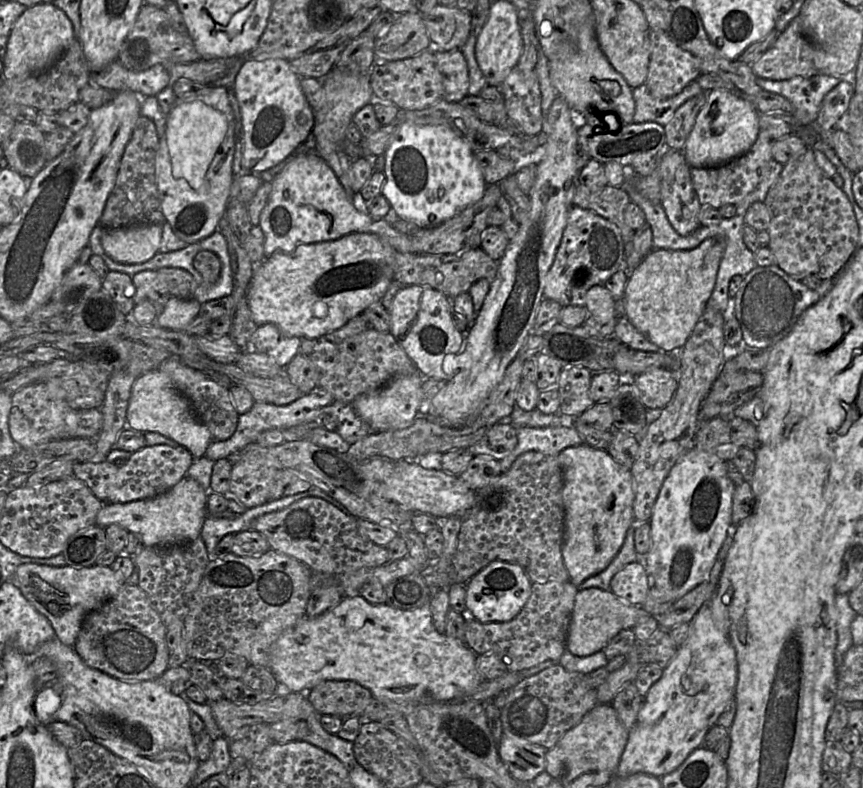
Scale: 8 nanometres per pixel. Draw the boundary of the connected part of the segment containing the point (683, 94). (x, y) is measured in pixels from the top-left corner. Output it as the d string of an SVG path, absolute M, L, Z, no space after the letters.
M695 81L687 85L677 95L665 99L654 97L646 84L633 88L635 101L633 122L656 122L664 127L682 104L702 92L703 89Z

